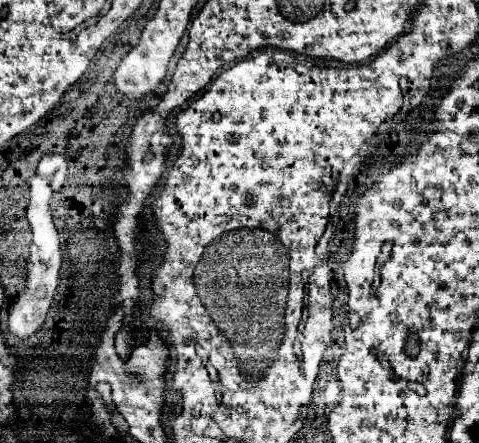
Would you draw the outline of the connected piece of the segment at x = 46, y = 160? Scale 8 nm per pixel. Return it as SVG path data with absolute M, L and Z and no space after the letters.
M44 154L38 164L38 176L50 178L52 190L60 190L66 184L66 168L68 162L64 160L62 154Z

